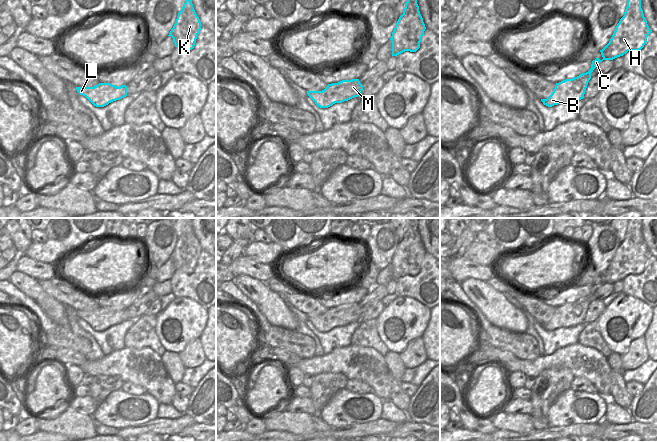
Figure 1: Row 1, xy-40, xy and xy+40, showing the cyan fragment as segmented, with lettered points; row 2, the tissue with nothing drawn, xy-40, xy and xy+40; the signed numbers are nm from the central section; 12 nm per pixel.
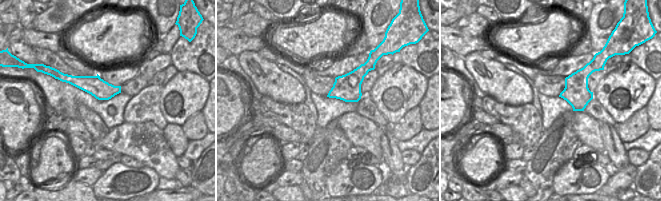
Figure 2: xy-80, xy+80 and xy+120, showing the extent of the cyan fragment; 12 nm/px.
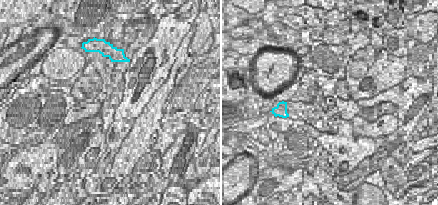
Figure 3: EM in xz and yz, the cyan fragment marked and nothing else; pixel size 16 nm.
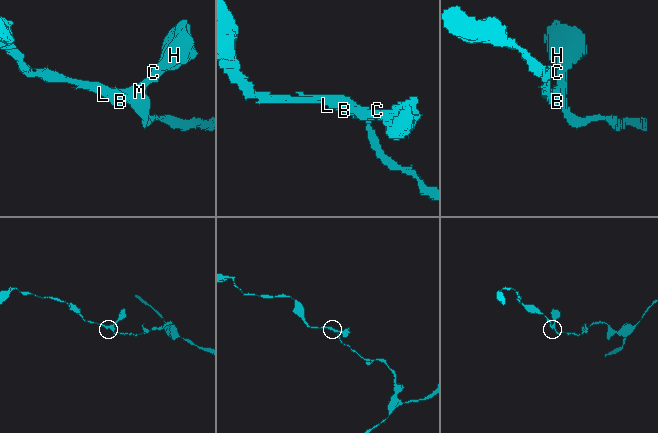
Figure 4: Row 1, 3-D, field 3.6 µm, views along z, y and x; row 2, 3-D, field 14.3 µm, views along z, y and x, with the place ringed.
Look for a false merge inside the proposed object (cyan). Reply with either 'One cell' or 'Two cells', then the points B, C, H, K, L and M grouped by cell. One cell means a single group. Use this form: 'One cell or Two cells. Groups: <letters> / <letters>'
One cell. Groups: B C H K L M.

